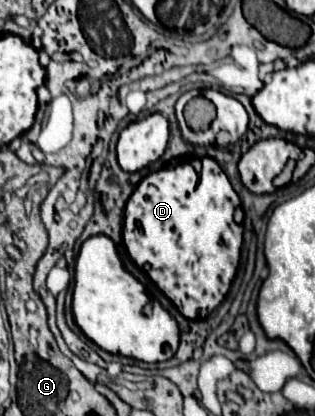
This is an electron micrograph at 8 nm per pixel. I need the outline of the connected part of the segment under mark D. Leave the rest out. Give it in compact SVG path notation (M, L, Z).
M209 156L201 158L201 170L193 168L191 158L171 160L167 168L145 176L127 202L123 218L123 242L129 256L189 320L207 318L223 302L231 288L243 244L243 226L233 220L233 212L239 208L239 204L241 200L227 174L217 160Z

